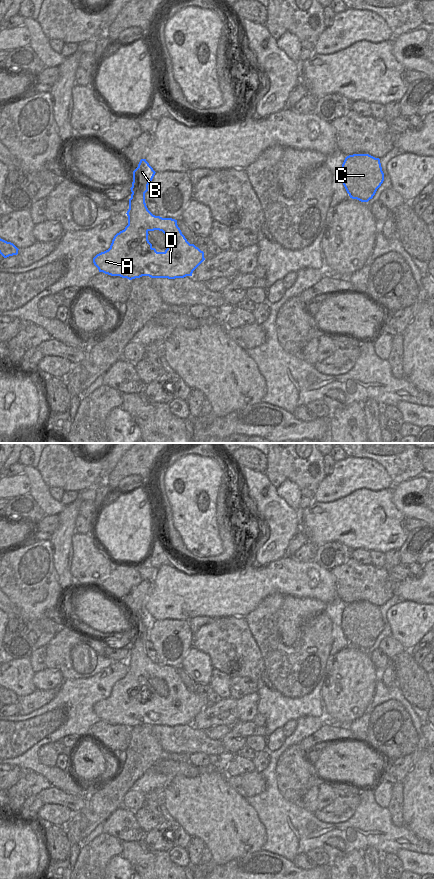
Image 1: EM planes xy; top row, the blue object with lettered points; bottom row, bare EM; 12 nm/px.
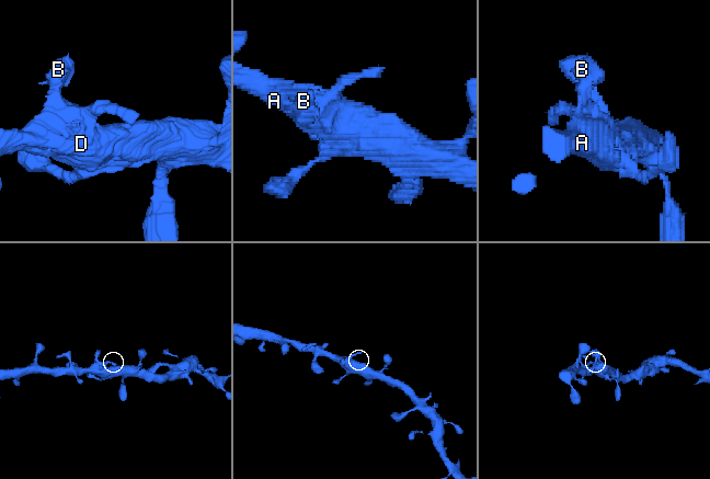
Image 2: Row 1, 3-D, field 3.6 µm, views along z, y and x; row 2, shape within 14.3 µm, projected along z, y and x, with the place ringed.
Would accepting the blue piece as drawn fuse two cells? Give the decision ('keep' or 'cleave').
keep

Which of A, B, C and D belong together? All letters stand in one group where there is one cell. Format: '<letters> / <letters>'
A B C D

